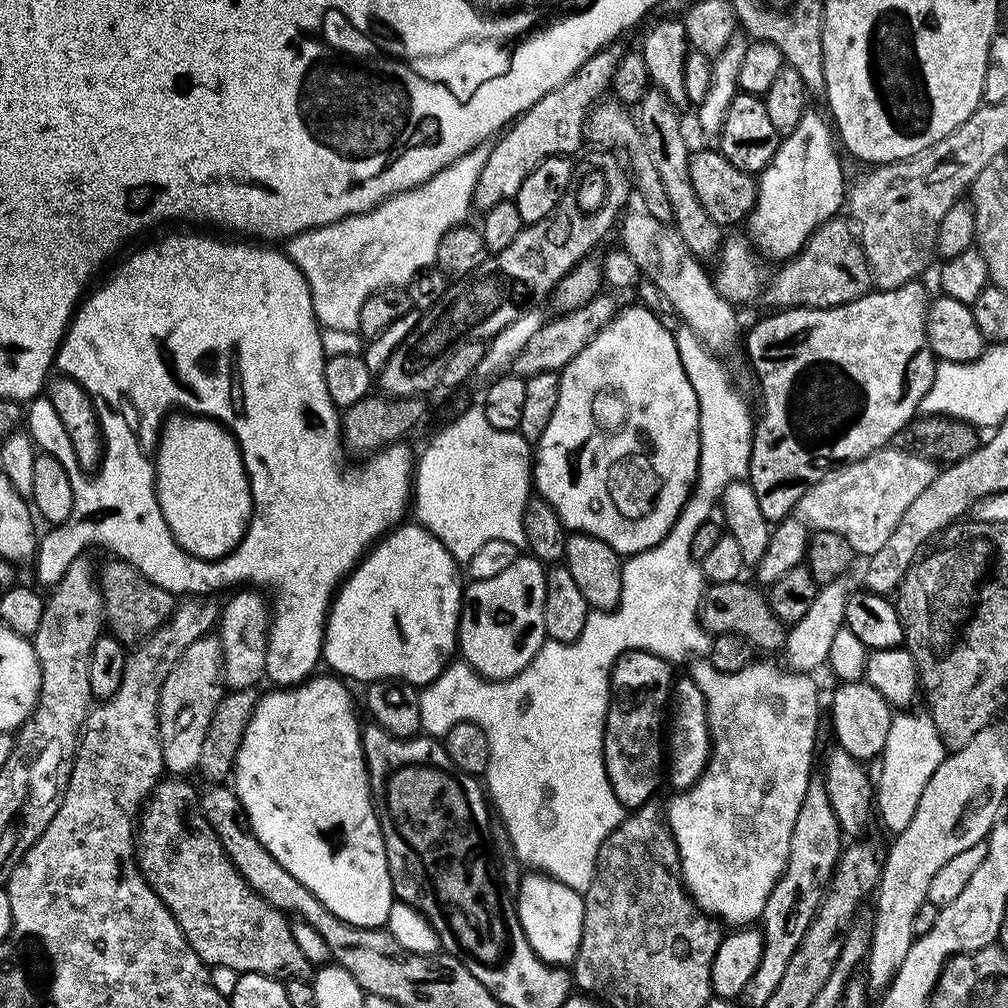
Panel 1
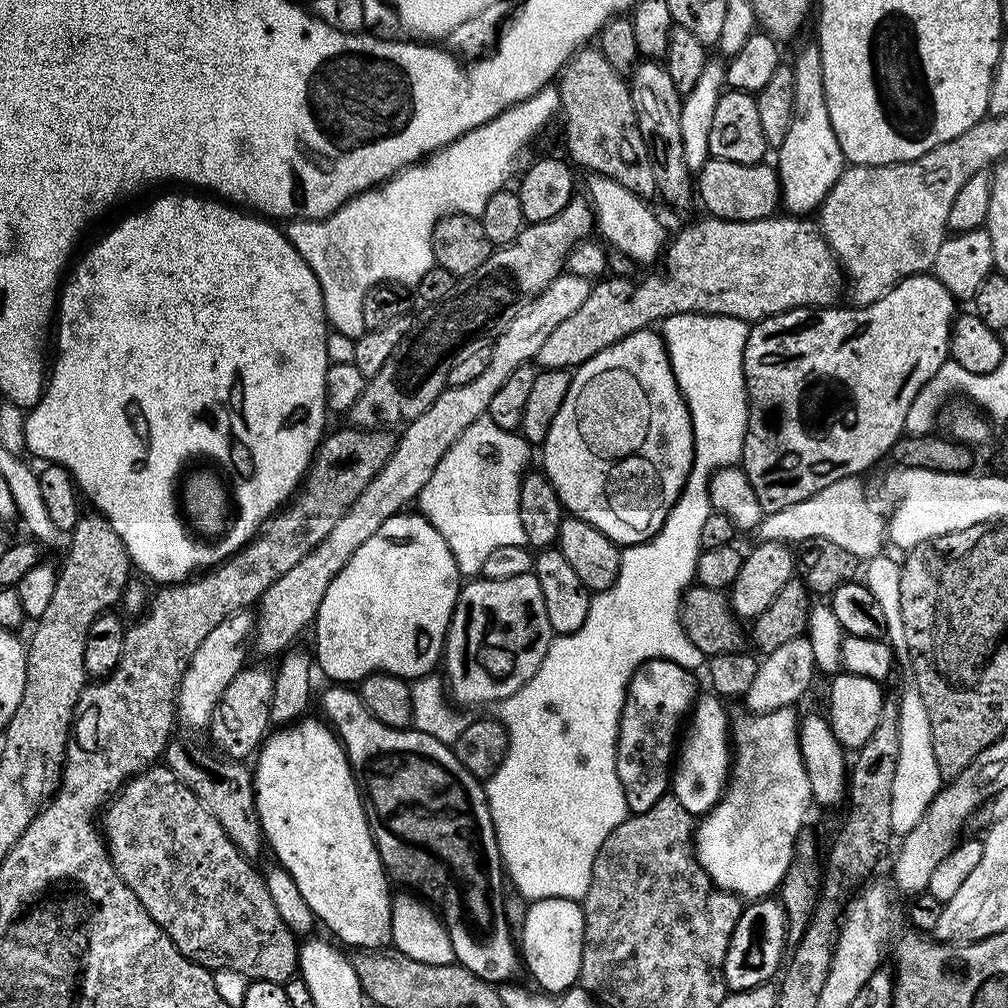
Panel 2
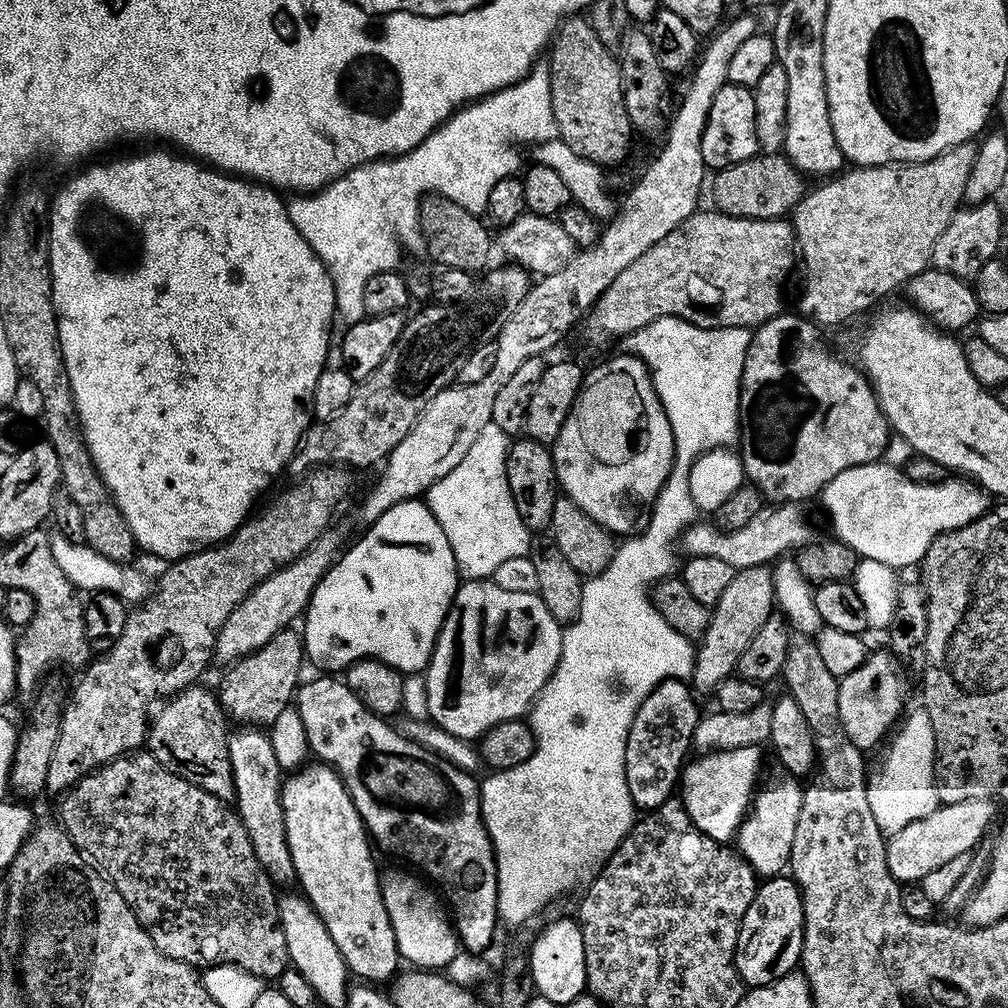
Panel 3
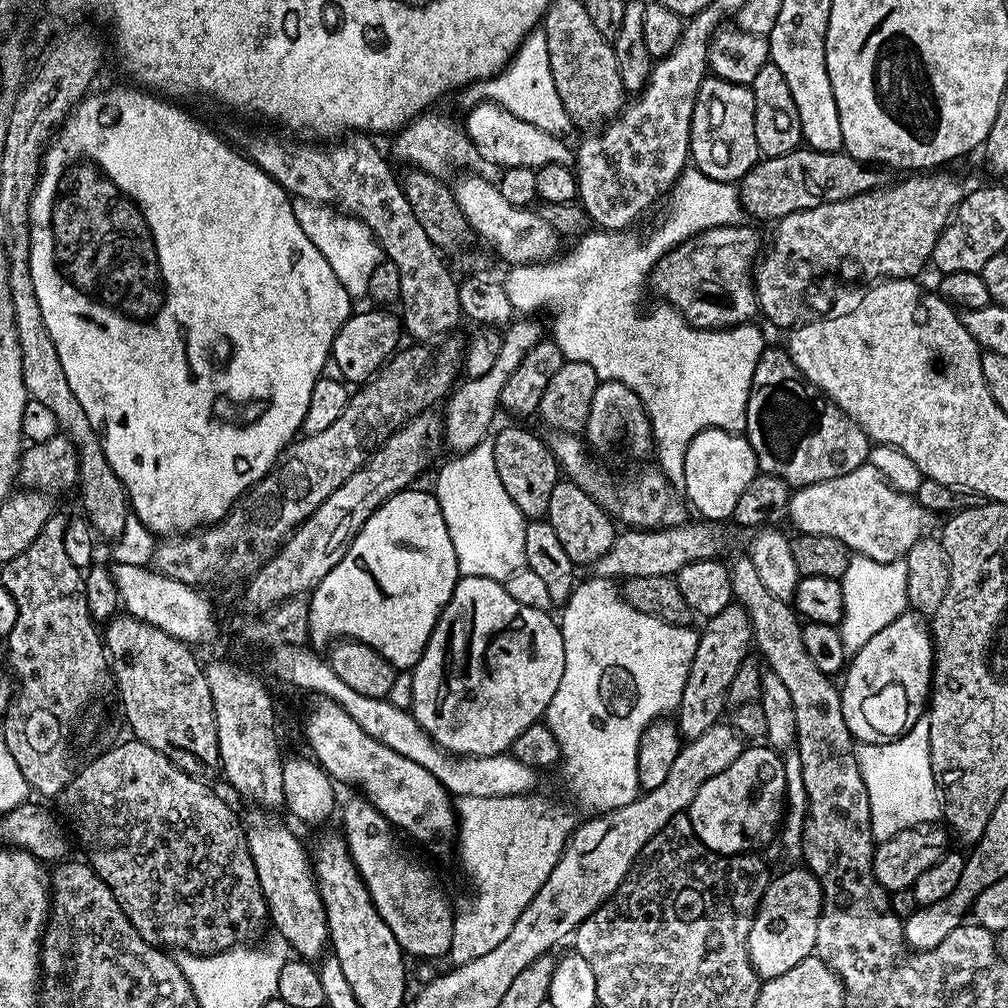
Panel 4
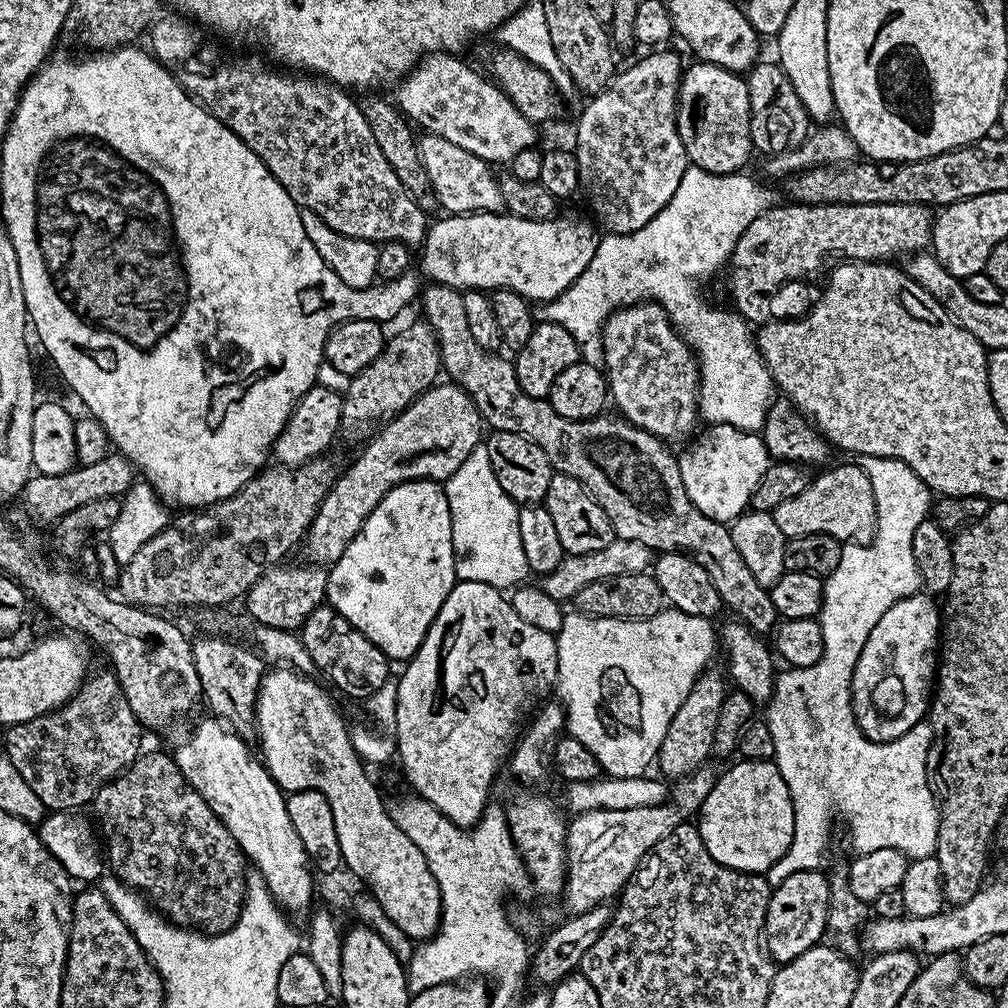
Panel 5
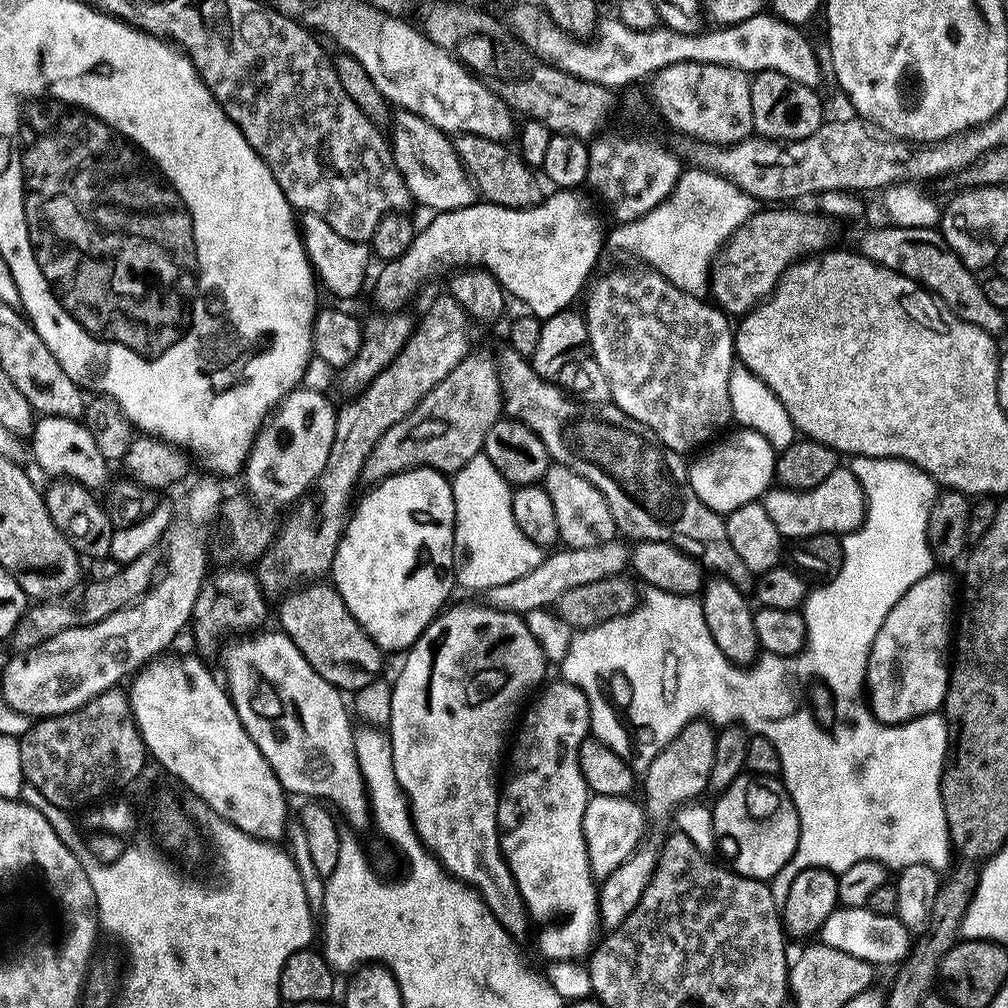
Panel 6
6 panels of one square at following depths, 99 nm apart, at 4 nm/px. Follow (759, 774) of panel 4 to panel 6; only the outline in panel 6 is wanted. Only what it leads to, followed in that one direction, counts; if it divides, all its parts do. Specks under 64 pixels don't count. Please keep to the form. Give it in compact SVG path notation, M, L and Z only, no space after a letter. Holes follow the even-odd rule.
M745 774L734 778L711 805L713 830L719 843L732 855L731 867L740 876L770 882L790 862L800 837L798 810L787 788L775 776Z

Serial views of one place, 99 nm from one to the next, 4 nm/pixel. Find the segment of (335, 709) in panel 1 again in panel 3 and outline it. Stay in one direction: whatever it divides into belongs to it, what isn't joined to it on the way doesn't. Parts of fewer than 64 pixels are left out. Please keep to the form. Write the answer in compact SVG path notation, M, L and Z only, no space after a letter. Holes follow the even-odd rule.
M312 762L293 771L289 776L292 777L289 780L287 777L280 789L280 801L284 811L290 858L294 858L296 880L304 887L303 895L322 918L326 930L330 930L330 938L334 938L353 977L361 976L359 979L364 982L391 981L397 975L396 963L401 963L402 957L396 948L394 930L390 926L390 918L382 902L381 879L378 872L376 876L376 864L372 861L373 845L370 843L362 818L346 786L340 781L340 775L327 764Z

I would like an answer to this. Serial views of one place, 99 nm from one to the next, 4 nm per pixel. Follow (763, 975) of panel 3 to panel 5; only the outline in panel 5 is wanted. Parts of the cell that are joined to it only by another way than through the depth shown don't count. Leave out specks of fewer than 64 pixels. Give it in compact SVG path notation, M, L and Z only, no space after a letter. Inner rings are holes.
M809 870L790 874L786 882L775 885L772 889L772 897L768 903L768 913L764 919L764 935L762 937L766 951L773 961L780 964L788 964L798 954L806 954L815 944L821 943L825 939L828 926L828 897L830 895L830 880L827 875L823 876L823 871Z

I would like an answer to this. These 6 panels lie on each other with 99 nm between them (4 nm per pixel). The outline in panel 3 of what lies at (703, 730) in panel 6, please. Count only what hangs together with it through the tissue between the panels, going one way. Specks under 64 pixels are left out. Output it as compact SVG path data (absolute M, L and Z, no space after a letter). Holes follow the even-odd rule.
M759 564L736 571L722 598L711 605L708 625L694 648L696 661L692 667L690 684L697 693L715 693L717 686L735 673L738 658L742 658L742 650L746 650L746 646L754 639L754 634L758 634L762 622L774 615L775 604L776 591L771 567Z

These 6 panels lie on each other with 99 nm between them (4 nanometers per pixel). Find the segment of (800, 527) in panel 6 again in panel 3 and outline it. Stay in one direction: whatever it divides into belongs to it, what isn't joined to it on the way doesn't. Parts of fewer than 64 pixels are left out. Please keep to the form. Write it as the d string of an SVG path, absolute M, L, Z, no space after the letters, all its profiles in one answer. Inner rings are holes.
M884 463L863 464L842 470L842 474L829 482L818 497L819 503L824 503L828 511L828 520L836 531L833 532L835 539L855 550L857 557L882 562L897 570L911 569L924 559L926 550L938 536L974 522L990 507L989 497L975 483L960 478L945 478L939 483L920 483L904 476L899 467Z

